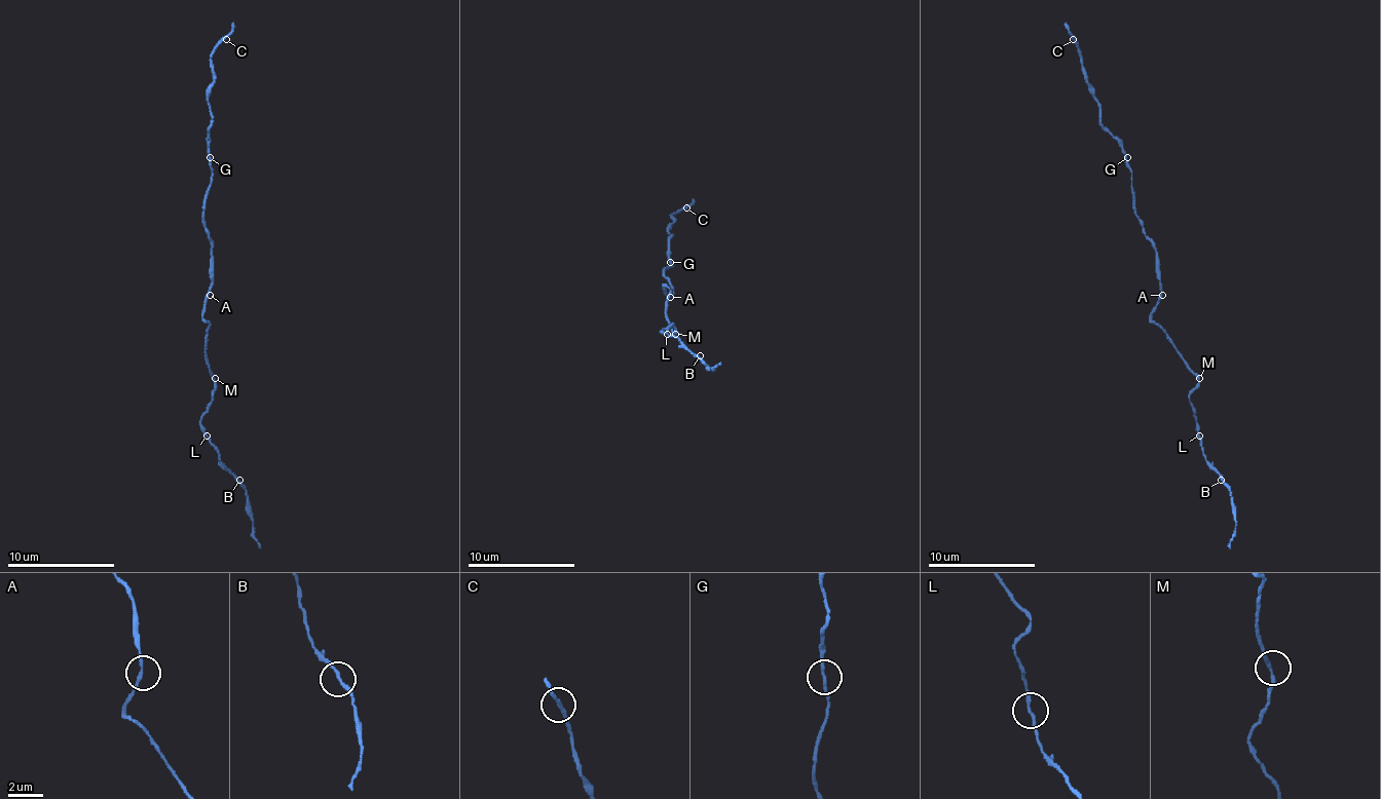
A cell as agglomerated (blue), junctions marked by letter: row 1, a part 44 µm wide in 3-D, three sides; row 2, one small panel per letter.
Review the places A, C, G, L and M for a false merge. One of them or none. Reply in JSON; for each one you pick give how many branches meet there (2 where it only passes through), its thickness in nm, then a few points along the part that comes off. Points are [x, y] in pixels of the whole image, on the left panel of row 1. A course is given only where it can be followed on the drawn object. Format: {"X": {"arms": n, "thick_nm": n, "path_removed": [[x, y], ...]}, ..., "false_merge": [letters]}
{"L": {"arms": 2, "thick_nm": 190, "path_removed": [[207, 434], [220, 464], [245, 491], [253, 536], [261, 547]]}, "false_merge": ["L"]}

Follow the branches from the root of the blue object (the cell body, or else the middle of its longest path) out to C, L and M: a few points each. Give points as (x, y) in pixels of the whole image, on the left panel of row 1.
C: (207, 297), (207, 98), (212, 52), (226, 39)
L: (207, 297), (201, 316), (210, 324), (204, 359), (215, 380), (212, 402), (201, 418), (201, 429), (207, 434)
M: (207, 297), (201, 316), (210, 324), (204, 359), (215, 378)

